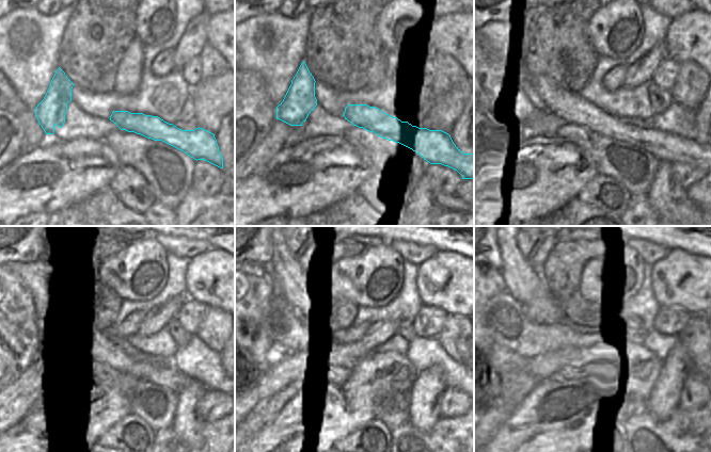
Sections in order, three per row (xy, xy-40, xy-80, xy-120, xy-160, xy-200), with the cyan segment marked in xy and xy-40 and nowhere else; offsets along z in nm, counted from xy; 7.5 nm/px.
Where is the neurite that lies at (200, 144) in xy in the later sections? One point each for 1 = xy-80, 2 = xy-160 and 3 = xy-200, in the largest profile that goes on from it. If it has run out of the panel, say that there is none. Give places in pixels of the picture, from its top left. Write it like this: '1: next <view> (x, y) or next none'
1: next xy-80 (543, 96)
2: next xy-160 (290, 333)
3: next xy-200 (510, 327)

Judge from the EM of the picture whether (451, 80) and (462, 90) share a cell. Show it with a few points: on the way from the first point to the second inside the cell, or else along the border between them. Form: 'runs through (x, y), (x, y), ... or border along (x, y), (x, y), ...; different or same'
border along (462, 80), (435, 96); different

